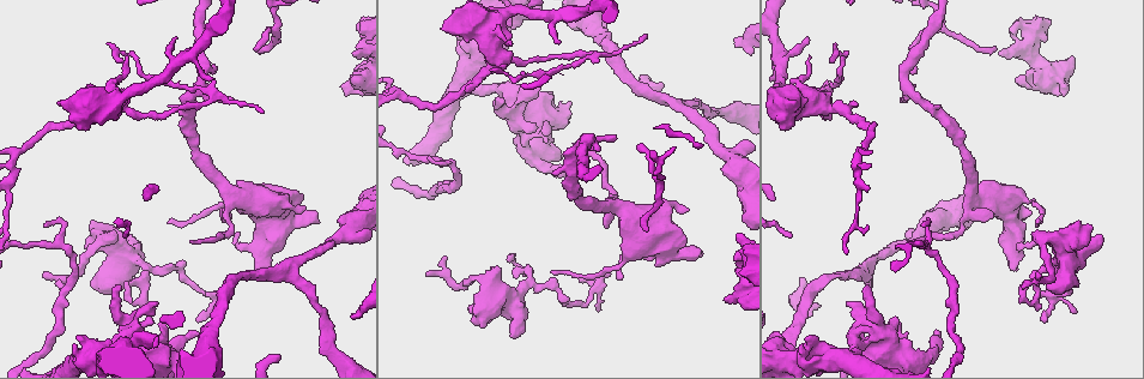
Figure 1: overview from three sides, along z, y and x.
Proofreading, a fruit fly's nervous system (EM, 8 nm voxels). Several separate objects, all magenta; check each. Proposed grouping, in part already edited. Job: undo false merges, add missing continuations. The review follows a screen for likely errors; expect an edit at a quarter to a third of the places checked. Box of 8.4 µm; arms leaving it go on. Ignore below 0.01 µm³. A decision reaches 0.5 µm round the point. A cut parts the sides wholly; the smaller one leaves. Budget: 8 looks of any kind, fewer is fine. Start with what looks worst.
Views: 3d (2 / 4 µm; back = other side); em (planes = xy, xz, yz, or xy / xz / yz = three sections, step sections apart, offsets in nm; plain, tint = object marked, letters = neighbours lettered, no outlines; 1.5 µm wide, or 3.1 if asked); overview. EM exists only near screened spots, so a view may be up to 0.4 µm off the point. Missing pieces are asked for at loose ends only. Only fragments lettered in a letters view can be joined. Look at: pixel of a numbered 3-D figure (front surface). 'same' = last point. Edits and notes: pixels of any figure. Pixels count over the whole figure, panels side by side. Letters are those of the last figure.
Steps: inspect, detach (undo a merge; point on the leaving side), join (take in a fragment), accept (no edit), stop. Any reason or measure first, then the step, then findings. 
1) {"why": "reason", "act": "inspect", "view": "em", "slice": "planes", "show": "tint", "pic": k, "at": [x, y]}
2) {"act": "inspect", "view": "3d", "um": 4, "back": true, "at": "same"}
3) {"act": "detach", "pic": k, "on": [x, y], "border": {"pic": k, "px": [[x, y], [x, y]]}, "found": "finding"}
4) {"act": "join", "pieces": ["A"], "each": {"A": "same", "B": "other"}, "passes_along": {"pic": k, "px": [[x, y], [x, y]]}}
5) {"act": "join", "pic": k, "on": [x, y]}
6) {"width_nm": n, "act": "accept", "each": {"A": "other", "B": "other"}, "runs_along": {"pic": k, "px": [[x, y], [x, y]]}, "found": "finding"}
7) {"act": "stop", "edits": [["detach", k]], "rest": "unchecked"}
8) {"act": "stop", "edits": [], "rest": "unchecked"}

{"why": "an open end", "act": "inspect", "view": "3d", "um": 2, "pic": 1, "at": [1062, 94]}

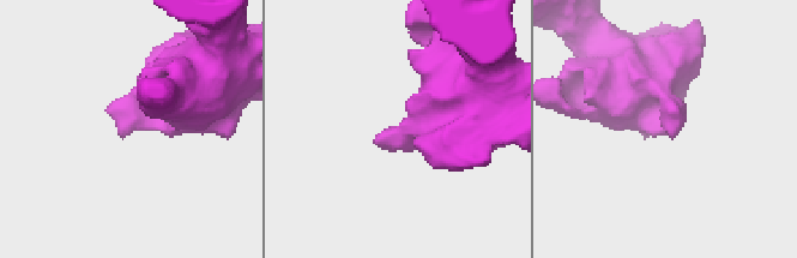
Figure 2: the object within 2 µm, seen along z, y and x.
{"why": "need the tissue", "act": "inspect", "view": "em", "slice": "planes", "show": "letters", "pic": 2, "at": [396, 145]}

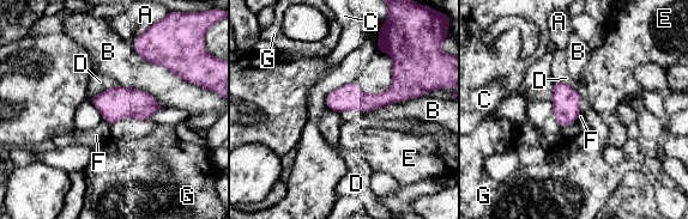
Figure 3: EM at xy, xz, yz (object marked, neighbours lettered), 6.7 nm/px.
{"act": "accept", "each": {"A": "other", "B": "other", "C": "other", "D": "other", "E": "other", "F": "other", "G": "other"}, "found": "none of them fits"}

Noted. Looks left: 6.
{"why": "thick turns thin", "act": "inspect", "view": "em", "slice": "planes", "show": "tint", "pic": 1, "at": [619, 264]}

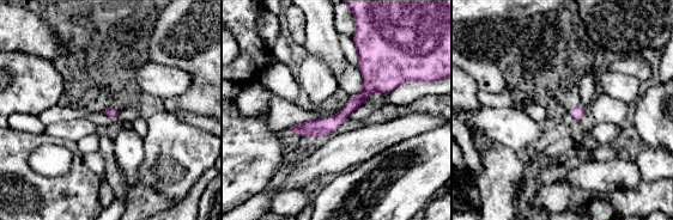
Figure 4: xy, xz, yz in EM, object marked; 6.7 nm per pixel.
{"why": "see the neighbours", "act": "inspect", "view": "em", "slice": "planes", "show": "letters", "at": "same"}

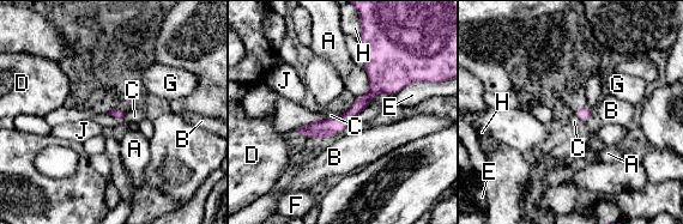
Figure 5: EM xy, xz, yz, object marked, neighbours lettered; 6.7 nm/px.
{"act": "accept", "each": {"A": "other", "B": "other", "C": "other", "D": "other", "E": "other", "F": "other", "G": "other", "H": "other", "J": "other"}, "runs_along": {"pic": 5, "px": [[368, 48], [374, 90], [338, 125], [301, 131]]}, "found": "one cell here"}

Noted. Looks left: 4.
{"why": "free end", "act": "inspect", "view": "em", "slice": "planes", "show": "plain", "pic": 1, "at": [502, 105]}

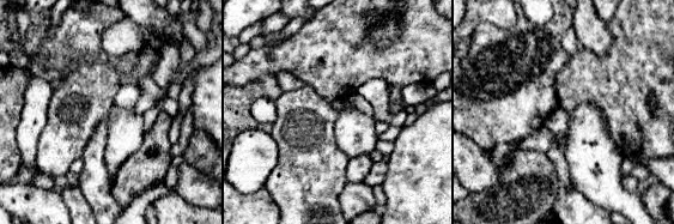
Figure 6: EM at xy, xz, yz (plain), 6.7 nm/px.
{"why": "what lies round it", "act": "inspect", "view": "em", "slice": "planes", "show": "letters", "at": "same"}

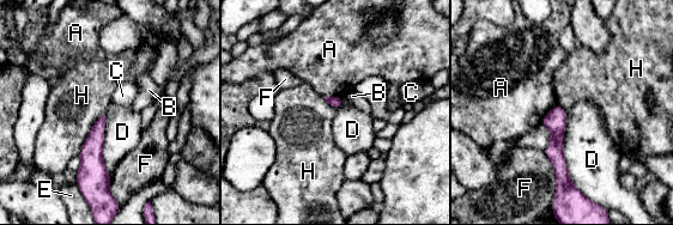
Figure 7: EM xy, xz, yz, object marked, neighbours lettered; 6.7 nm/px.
{"act": "accept", "each": {"A": "other", "B": "other", "C": "other", "D": "other", "E": "other", "F": "other", "H": "other"}, "runs_along": {"pic": 7, "px": [[556, 109], [559, 182]]}, "found": "none of them fits"}

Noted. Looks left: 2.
{"act": "stop", "edits": [], "rest": "unchecked"}

